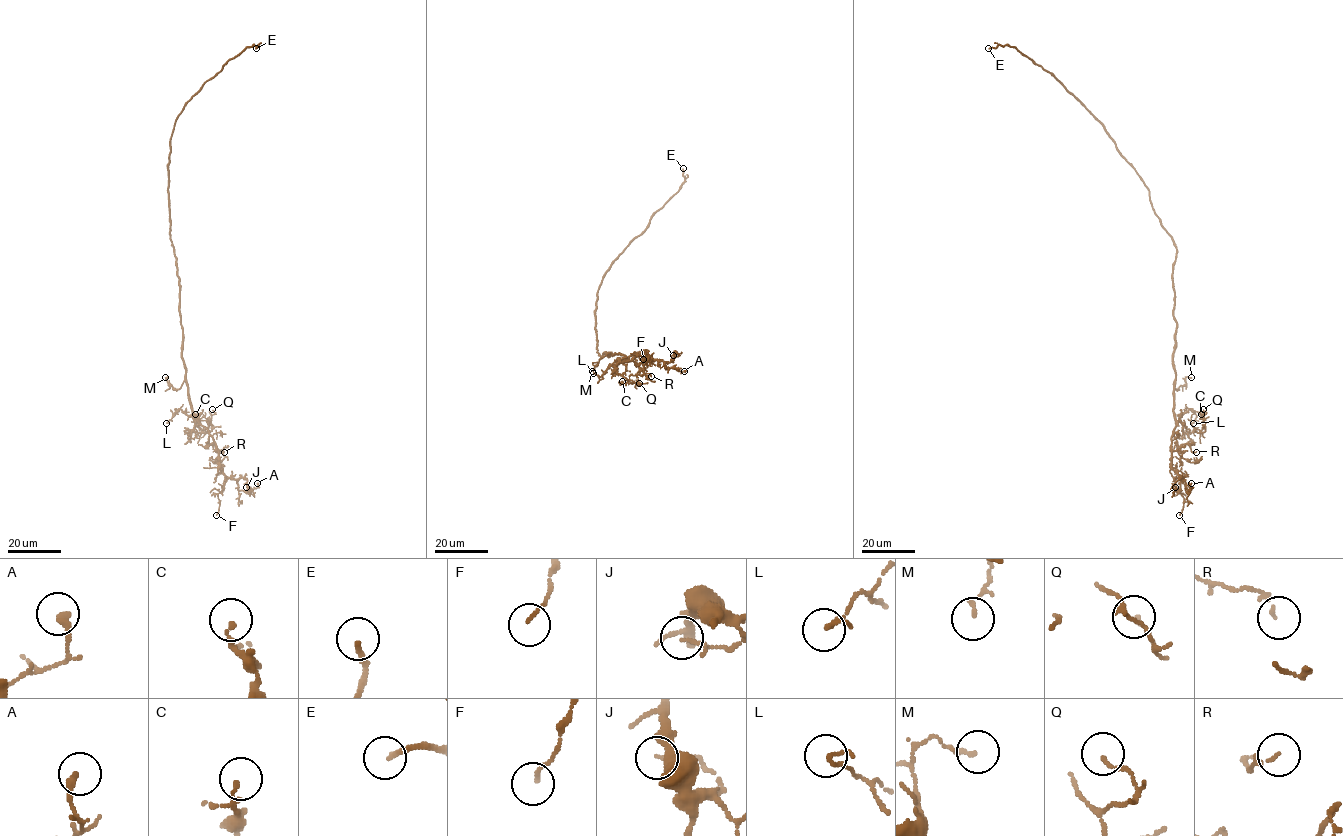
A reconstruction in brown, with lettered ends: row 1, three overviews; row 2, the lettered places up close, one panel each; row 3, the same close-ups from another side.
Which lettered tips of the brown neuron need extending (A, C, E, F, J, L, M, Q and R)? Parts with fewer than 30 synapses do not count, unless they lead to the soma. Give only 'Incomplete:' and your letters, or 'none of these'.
Incomplete: E

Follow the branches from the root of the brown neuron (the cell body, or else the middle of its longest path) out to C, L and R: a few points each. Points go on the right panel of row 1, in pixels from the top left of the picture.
C: (1174, 241), (1177, 255), (1172, 276), (1176, 322), (1173, 414), (1186, 433), (1202, 429), (1201, 414)
L: (1174, 241), (1173, 414), (1180, 421), (1191, 409), (1197, 416), (1193, 423)
R: (1174, 241), (1177, 425), (1173, 436), (1179, 447), (1187, 444), (1196, 452)

